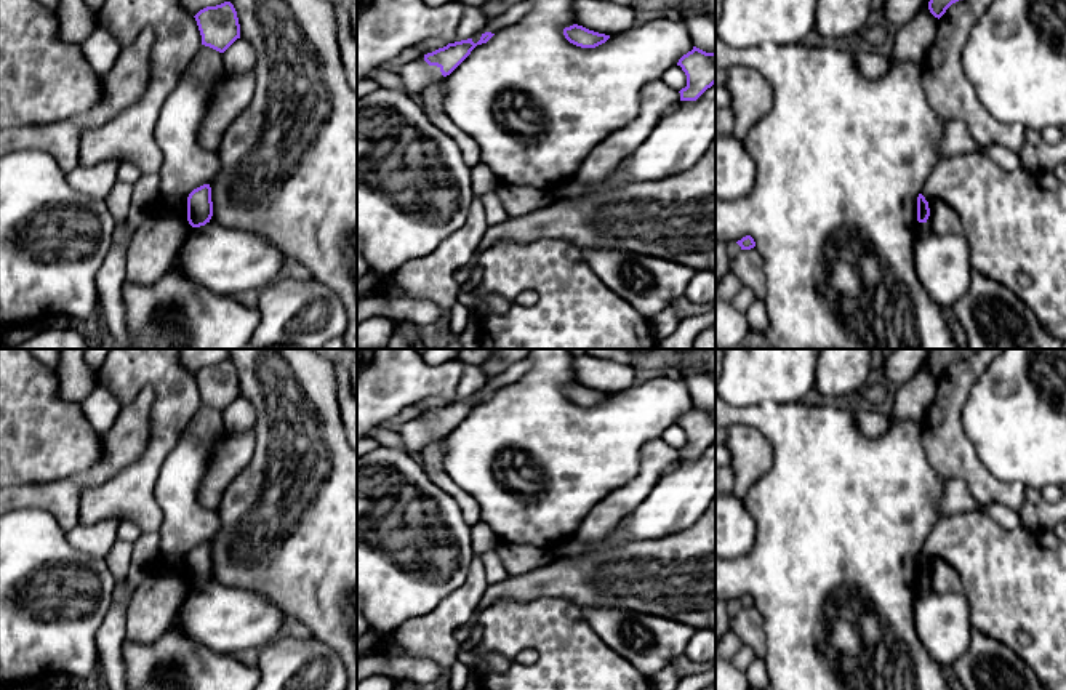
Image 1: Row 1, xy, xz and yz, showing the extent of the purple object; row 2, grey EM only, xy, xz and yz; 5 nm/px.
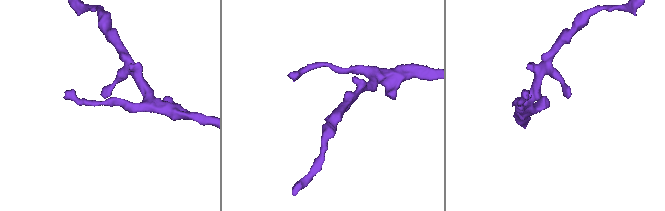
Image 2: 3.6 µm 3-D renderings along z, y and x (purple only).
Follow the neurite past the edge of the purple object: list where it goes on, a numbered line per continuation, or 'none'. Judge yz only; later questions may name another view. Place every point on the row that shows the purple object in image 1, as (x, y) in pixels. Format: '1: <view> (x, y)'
none

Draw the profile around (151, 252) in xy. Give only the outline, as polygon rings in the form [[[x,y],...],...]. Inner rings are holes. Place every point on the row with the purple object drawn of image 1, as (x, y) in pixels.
[[[150,216],[126,248],[125,280],[154,285],[171,266],[190,229],[190,224],[179,219]]]

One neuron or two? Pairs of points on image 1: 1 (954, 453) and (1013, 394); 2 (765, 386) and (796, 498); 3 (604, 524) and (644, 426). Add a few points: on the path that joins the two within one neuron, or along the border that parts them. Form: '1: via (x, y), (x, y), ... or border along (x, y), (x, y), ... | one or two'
1: border along (967, 401), (962, 410), (962, 429), (988, 471) | two
2: border along (801, 401), (732, 405) | two
3: border along (639, 457), (639, 471), (589, 513) | two

